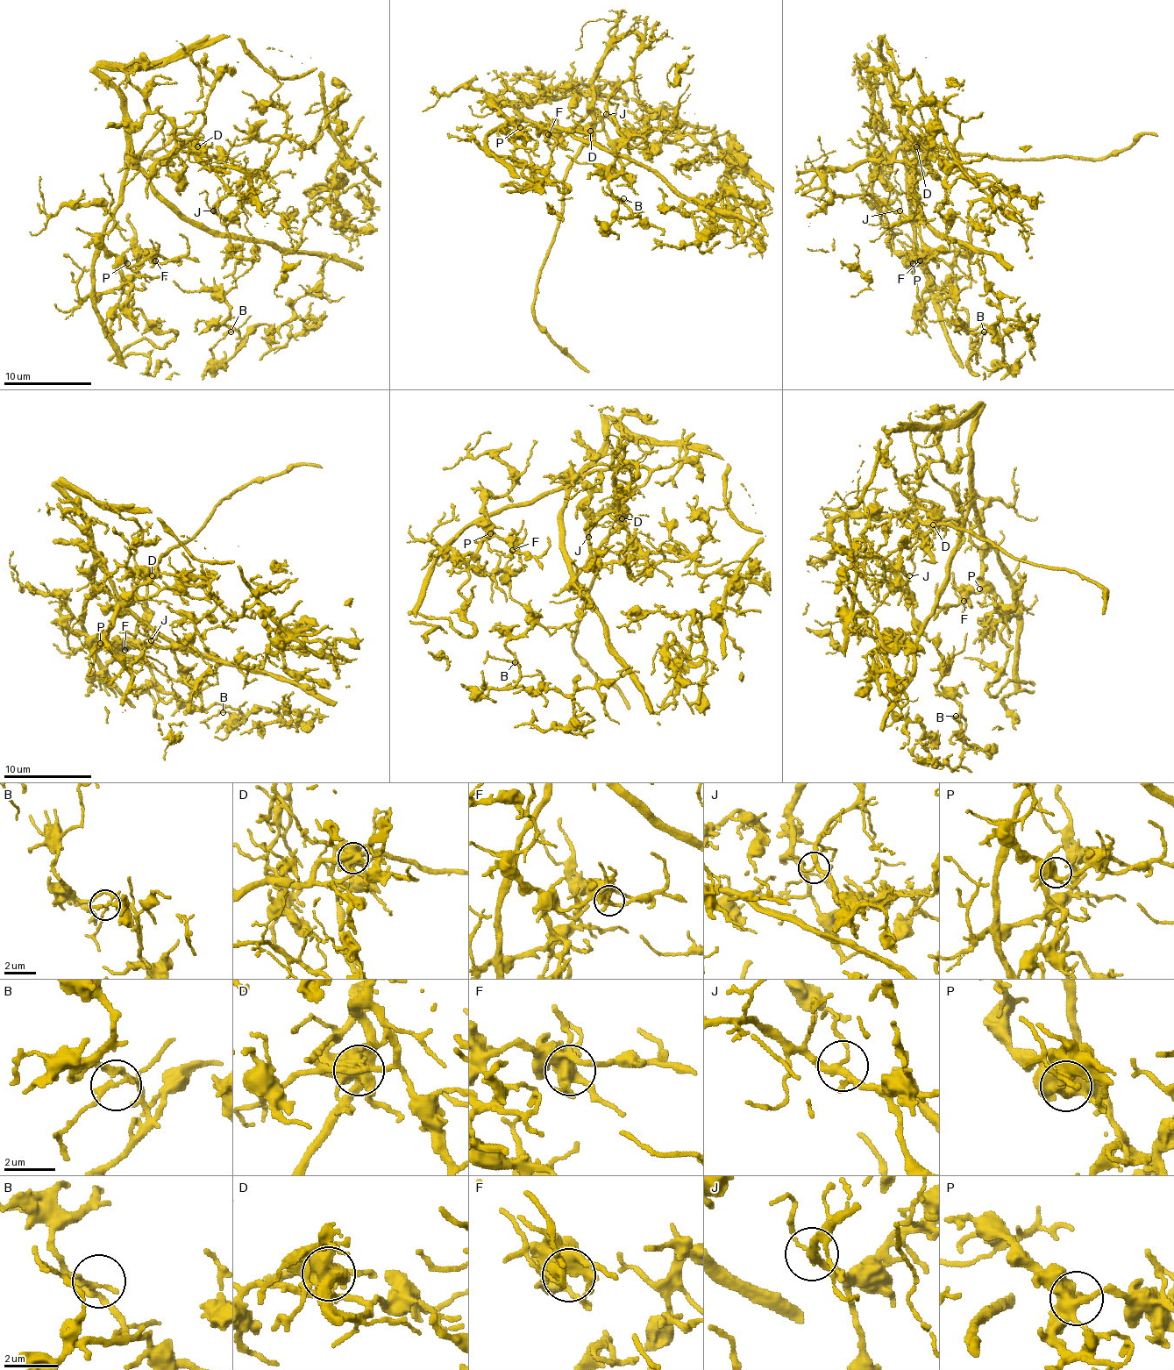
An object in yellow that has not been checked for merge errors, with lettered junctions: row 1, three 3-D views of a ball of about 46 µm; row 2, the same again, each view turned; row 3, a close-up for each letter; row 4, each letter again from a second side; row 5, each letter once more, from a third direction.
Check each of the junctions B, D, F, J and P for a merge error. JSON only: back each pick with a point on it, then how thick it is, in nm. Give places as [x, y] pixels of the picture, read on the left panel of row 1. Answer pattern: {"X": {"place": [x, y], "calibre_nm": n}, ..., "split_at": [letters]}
{"D": {"place": [197, 146], "calibre_nm": 600}, "split_at": ["D"]}

